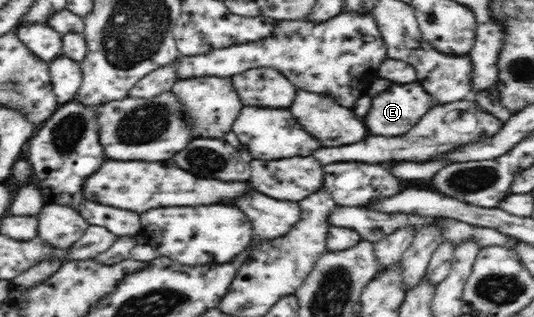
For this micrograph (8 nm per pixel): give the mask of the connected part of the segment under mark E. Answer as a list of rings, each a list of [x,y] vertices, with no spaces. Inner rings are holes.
[[[419,81],[393,83],[391,88],[372,97],[367,112],[367,130],[379,136],[401,136],[434,106],[431,95]]]

